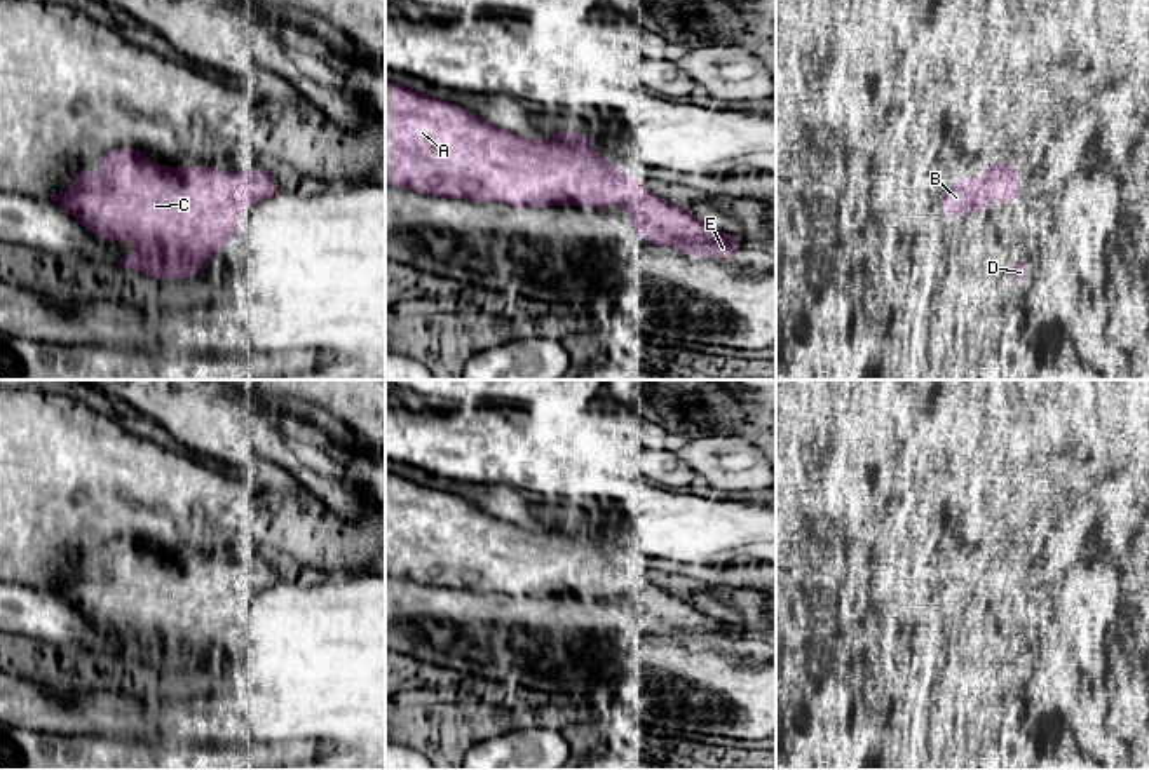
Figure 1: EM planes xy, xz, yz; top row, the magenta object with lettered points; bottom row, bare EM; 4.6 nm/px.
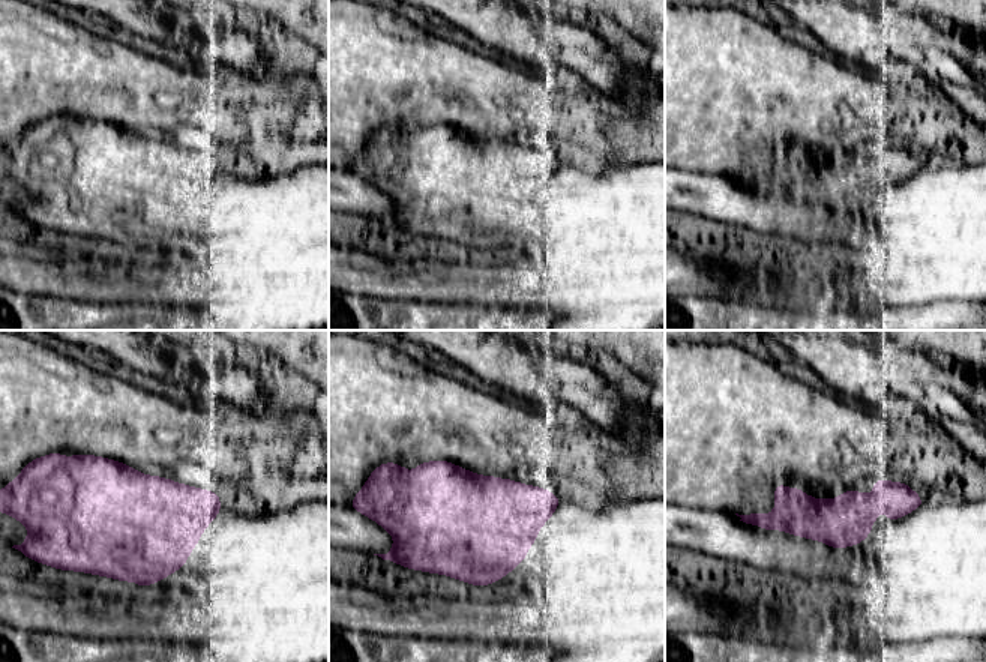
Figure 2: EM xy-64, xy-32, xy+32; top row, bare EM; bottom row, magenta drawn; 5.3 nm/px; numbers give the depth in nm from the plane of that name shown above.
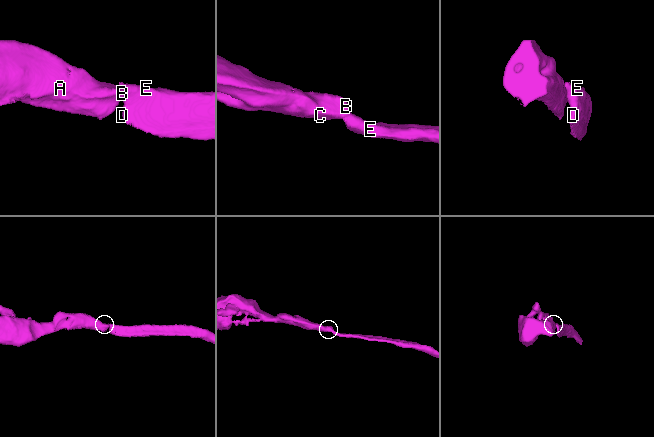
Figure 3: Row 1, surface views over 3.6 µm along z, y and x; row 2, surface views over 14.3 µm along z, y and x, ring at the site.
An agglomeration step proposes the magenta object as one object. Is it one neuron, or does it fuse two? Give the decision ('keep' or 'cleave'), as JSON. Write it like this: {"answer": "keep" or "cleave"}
{"answer": "keep"}

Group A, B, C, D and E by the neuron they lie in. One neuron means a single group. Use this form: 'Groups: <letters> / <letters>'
Groups: A B C D E

